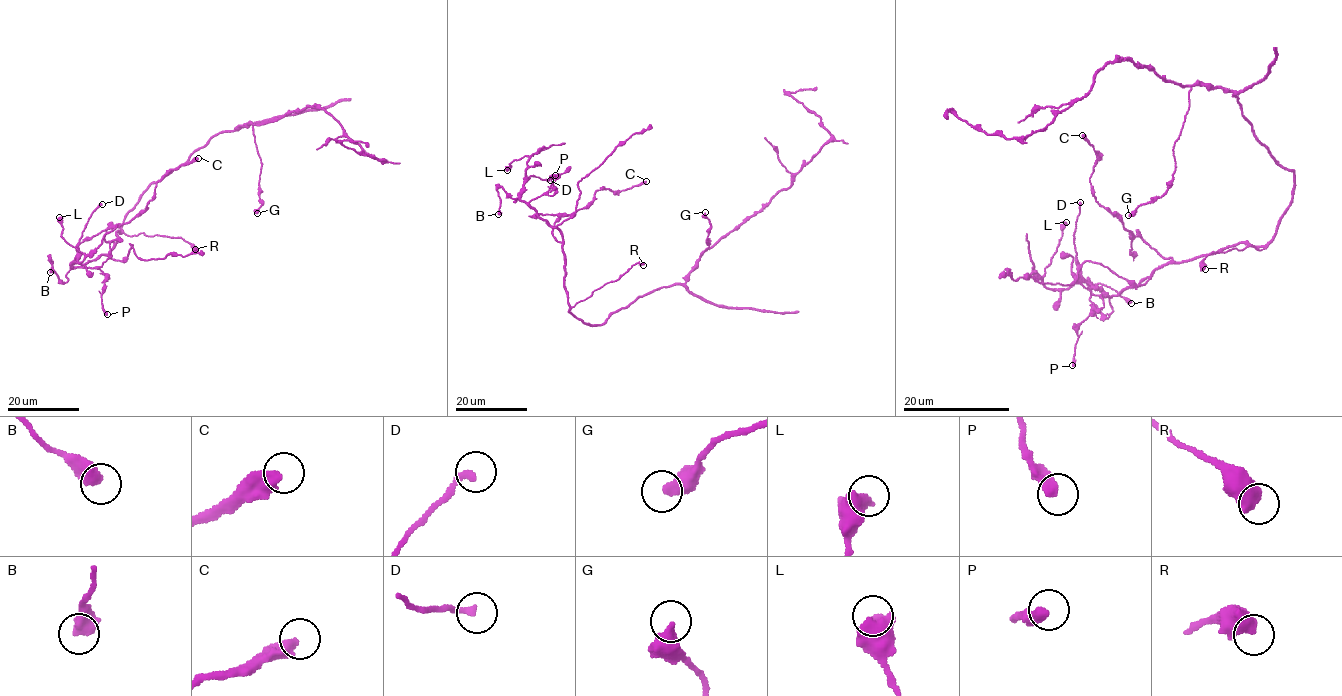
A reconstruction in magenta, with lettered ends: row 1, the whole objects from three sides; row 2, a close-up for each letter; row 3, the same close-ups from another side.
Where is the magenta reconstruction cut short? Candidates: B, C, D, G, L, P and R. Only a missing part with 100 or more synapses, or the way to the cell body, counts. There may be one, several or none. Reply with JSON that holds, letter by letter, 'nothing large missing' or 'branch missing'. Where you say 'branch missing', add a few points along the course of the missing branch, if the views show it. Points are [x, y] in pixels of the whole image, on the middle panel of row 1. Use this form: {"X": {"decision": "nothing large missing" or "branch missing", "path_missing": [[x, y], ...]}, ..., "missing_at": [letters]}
{"B": {"decision": "nothing large missing"}, "C": {"decision": "nothing large missing"}, "D": {"decision": "nothing large missing"}, "G": {"decision": "nothing large missing"}, "L": {"decision": "nothing large missing"}, "P": {"decision": "nothing large missing"}, "R": {"decision": "nothing large missing"}, "missing_at": []}

